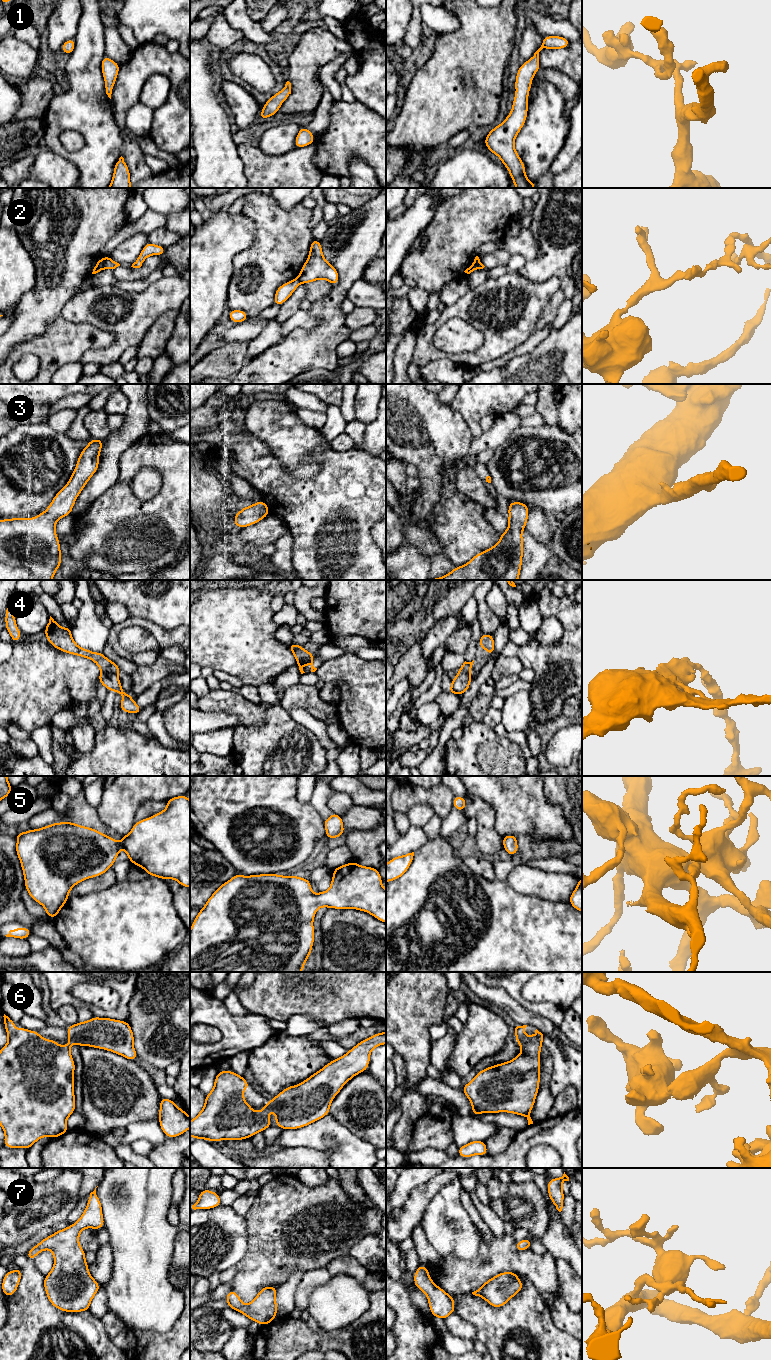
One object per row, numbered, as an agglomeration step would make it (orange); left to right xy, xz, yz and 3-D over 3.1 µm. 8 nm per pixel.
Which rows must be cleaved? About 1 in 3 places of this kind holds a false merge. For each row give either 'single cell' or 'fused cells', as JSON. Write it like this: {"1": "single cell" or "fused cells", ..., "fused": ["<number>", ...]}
{"1": "single cell", "2": "fused cells", "3": "single cell", "4": "fused cells", "5": "single cell", "6": "single cell", "7": "single cell", "fused": ["2", "4"]}

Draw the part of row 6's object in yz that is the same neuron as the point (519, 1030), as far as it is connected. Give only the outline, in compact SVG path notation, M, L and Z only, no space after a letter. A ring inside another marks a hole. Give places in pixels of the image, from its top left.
M527 1025L515 1028L516 1042L522 1052L511 1061L490 1066L481 1070L465 1086L461 1087L472 1105L472 1115L480 1113L508 1112L526 1116L528 1125L533 1124L530 1112L534 1106L538 1094L540 1082L540 1050L543 1046L543 1034L537 1029L534 1036L524 1034Z

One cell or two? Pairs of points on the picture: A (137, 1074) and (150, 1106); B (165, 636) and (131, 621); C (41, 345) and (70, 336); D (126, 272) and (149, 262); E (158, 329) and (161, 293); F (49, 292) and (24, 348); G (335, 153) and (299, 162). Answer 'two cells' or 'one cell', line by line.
A: one cell
B: one cell
C: one cell
D: one cell
E: two cells
F: two cells
G: two cells

